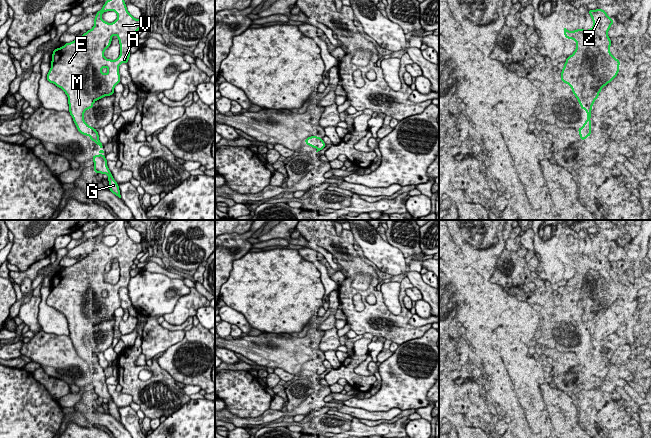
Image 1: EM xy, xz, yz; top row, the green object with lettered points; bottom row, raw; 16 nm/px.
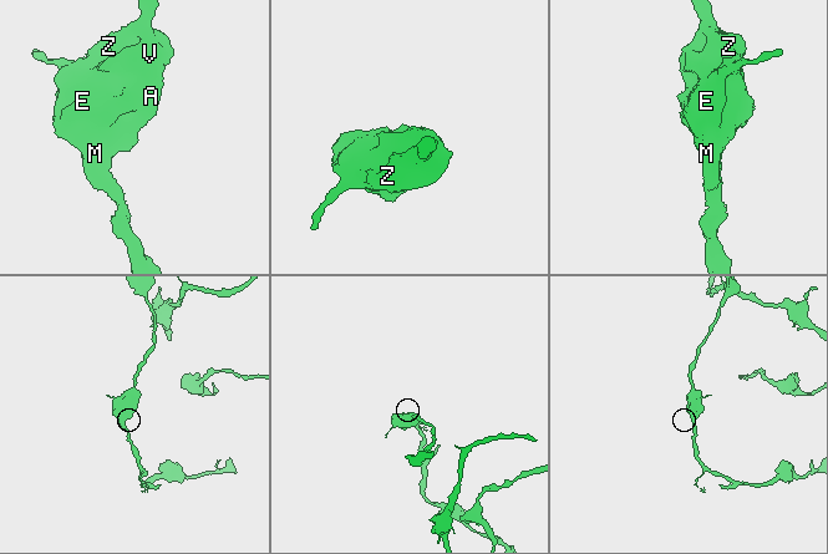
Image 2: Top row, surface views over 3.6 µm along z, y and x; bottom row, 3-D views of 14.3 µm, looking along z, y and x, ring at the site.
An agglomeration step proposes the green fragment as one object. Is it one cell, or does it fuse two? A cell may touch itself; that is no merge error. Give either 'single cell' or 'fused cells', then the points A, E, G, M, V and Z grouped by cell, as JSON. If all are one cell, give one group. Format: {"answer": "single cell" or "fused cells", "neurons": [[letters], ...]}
{"answer": "single cell", "neurons": [["A", "E", "G", "M", "V", "Z"]]}

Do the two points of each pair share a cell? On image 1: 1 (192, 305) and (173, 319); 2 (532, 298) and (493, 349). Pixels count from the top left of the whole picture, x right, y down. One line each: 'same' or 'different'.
1: same
2: different

